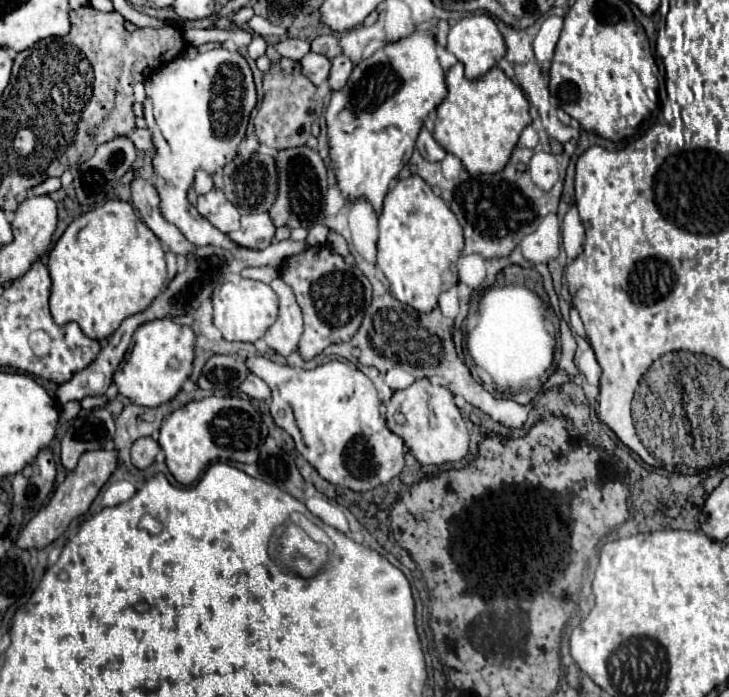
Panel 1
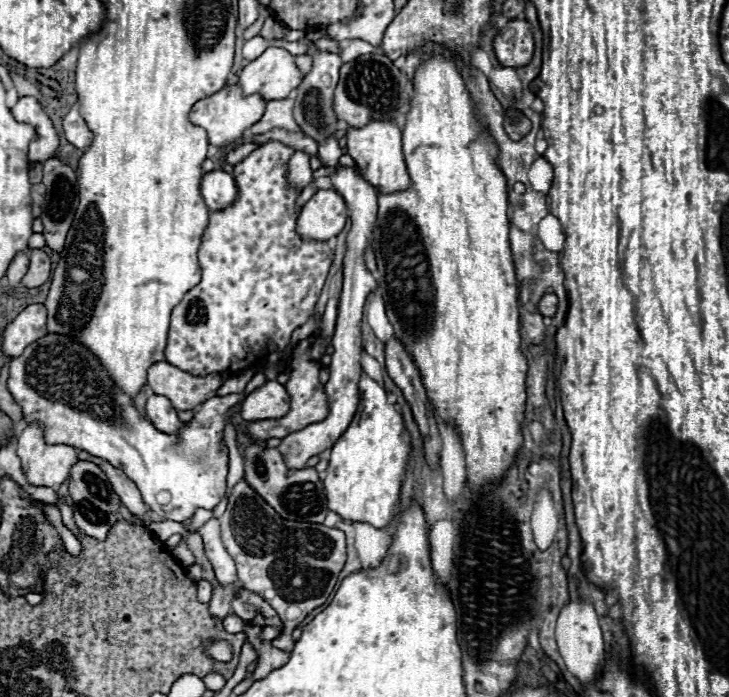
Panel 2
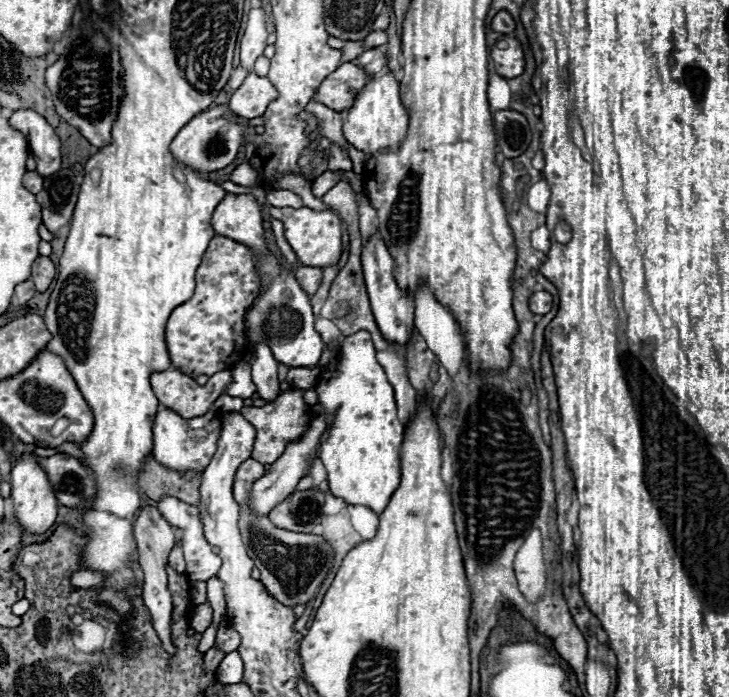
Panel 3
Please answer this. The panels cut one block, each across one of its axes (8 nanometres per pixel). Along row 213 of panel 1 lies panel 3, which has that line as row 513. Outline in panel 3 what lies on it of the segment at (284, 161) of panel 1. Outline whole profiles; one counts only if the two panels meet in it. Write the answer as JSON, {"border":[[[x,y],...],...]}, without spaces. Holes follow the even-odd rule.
{"border":[[[296,490],[286,500],[270,510],[270,520],[276,526],[292,532],[312,532],[322,522],[324,492],[320,490]]]}

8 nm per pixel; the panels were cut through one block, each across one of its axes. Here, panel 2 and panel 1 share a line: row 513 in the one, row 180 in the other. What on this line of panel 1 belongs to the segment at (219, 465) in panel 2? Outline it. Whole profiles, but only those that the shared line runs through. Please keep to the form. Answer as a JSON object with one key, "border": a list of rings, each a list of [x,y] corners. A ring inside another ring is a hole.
{"border":[[[214,48],[214,50],[202,52],[192,60],[176,58],[146,80],[144,118],[154,144],[152,168],[156,176],[154,188],[158,190],[158,196],[160,196],[160,214],[164,216],[164,220],[178,226],[182,234],[196,246],[212,244],[224,250],[240,248],[226,234],[222,234],[206,218],[200,216],[196,207],[188,202],[188,190],[194,184],[194,176],[198,170],[204,170],[206,174],[212,176],[236,158],[238,144],[246,134],[248,118],[254,106],[256,106],[256,88],[254,88],[250,66],[238,52],[230,52],[226,48]]]}

